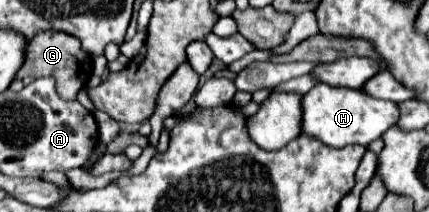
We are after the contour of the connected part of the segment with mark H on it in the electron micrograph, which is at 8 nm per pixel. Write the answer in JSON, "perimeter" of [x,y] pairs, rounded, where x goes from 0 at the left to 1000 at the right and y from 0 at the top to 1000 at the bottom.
{"perimeter":[[[739,396],[706,462],[706,632],[730,632],[762,689],[800,698],[814,679],[860,689],[860,670],[893,642],[897,613],[921,594],[930,566],[930,491],[907,472],[879,472],[851,425],[781,415],[767,396]]]}

